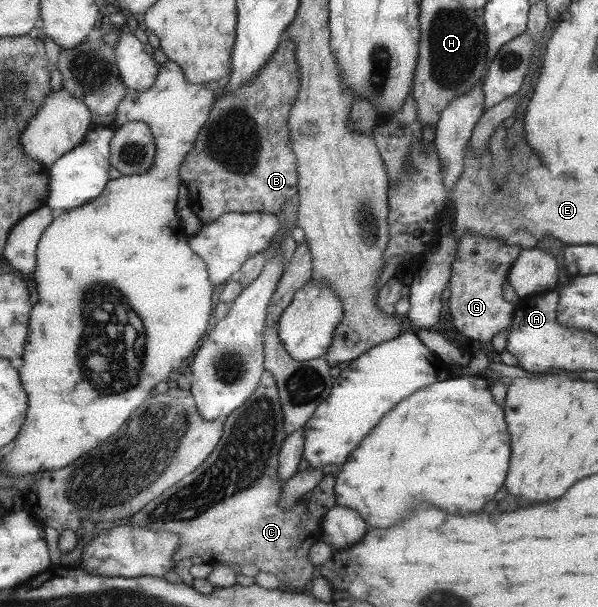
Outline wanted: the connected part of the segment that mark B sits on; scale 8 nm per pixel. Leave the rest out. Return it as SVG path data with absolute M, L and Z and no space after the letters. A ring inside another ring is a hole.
M292 39L281 40L274 56L259 74L229 94L216 96L207 122L198 132L193 150L179 168L180 182L189 192L189 204L205 226L227 211L237 213L266 212L278 215L281 208L297 194L299 178L297 158L289 139L289 112L297 100L301 81L299 66L294 58L295 44Z

